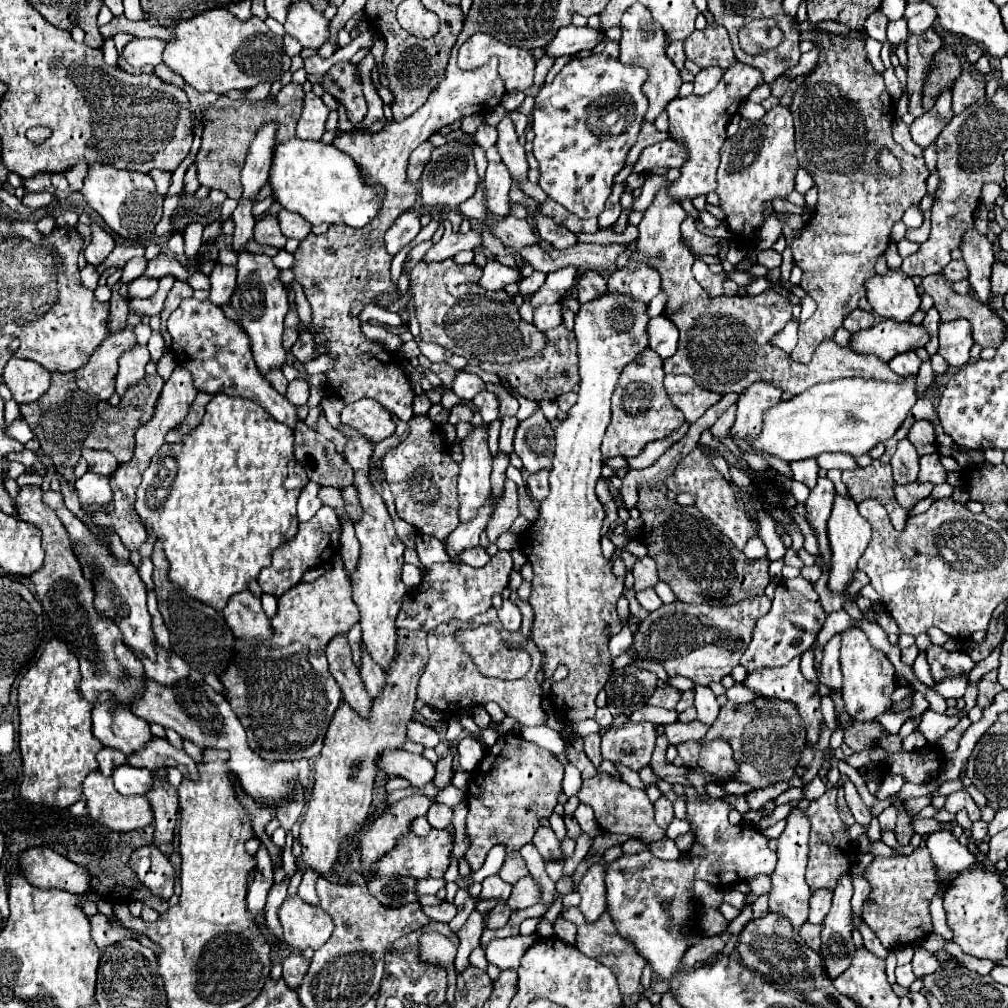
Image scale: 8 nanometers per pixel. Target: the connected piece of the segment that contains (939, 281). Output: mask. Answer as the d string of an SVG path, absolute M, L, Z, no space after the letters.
M929 275L923 279L923 289L933 297L933 307L941 315L941 323L965 317L971 323L971 335L981 347L999 347L1005 323L977 297L959 295L951 289L951 281L945 275Z

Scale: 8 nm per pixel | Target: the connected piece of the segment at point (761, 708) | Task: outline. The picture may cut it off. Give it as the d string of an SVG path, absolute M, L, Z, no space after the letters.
M765 697L757 699L753 705L733 705L731 701L723 703L719 717L711 725L705 739L713 739L717 735L725 735L729 743L733 743L733 751L741 763L741 771L737 771L733 779L751 783L753 787L767 787L771 783L791 779L795 775L801 751L807 745L797 709L791 703Z

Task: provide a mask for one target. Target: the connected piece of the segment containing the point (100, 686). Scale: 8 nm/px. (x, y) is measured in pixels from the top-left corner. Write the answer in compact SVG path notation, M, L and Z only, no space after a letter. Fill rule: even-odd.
M27 485L21 487L15 499L21 519L33 523L41 531L45 563L37 573L31 575L31 581L35 583L35 593L43 605L43 611L49 615L53 623L55 637L65 641L69 651L73 651L73 655L77 655L81 663L81 683L79 683L81 695L93 703L99 693L111 691L117 701L129 705L129 699L141 693L139 687L139 683L143 681L141 661L135 659L131 649L123 643L119 627L111 619L101 619L97 615L93 607L93 587L81 575L81 567L77 565L77 557L73 555L69 543L69 535L65 527L59 523L55 511L43 503L41 495L43 495L41 487ZM125 675L129 675L129 679L123 681Z

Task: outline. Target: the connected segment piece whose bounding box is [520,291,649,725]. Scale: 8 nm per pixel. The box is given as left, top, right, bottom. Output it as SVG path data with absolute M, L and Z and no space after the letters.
M605 293L601 299L593 299L589 303L579 303L579 311L575 313L575 337L579 343L579 399L577 403L567 411L567 417L561 421L561 425L555 429L555 457L553 467L549 475L549 495L541 503L539 523L541 531L531 534L525 531L520 535L523 544L523 553L533 565L535 577L533 577L533 591L529 597L529 605L533 607L533 625L527 639L531 639L543 659L541 669L547 679L551 679L555 667L559 663L571 667L569 677L561 683L551 683L551 701L561 721L567 723L579 723L585 719L591 719L597 711L595 697L605 687L605 681L611 671L611 653L609 653L609 637L619 633L627 619L621 619L617 613L617 599L623 595L625 579L613 575L613 563L603 557L601 545L599 545L599 531L605 517L605 511L601 507L601 501L595 495L595 483L601 477L601 439L605 435L605 429L611 421L611 395L615 391L617 379L625 365L633 363L643 349L649 347L649 335L647 335L649 315L647 305L625 295Z

